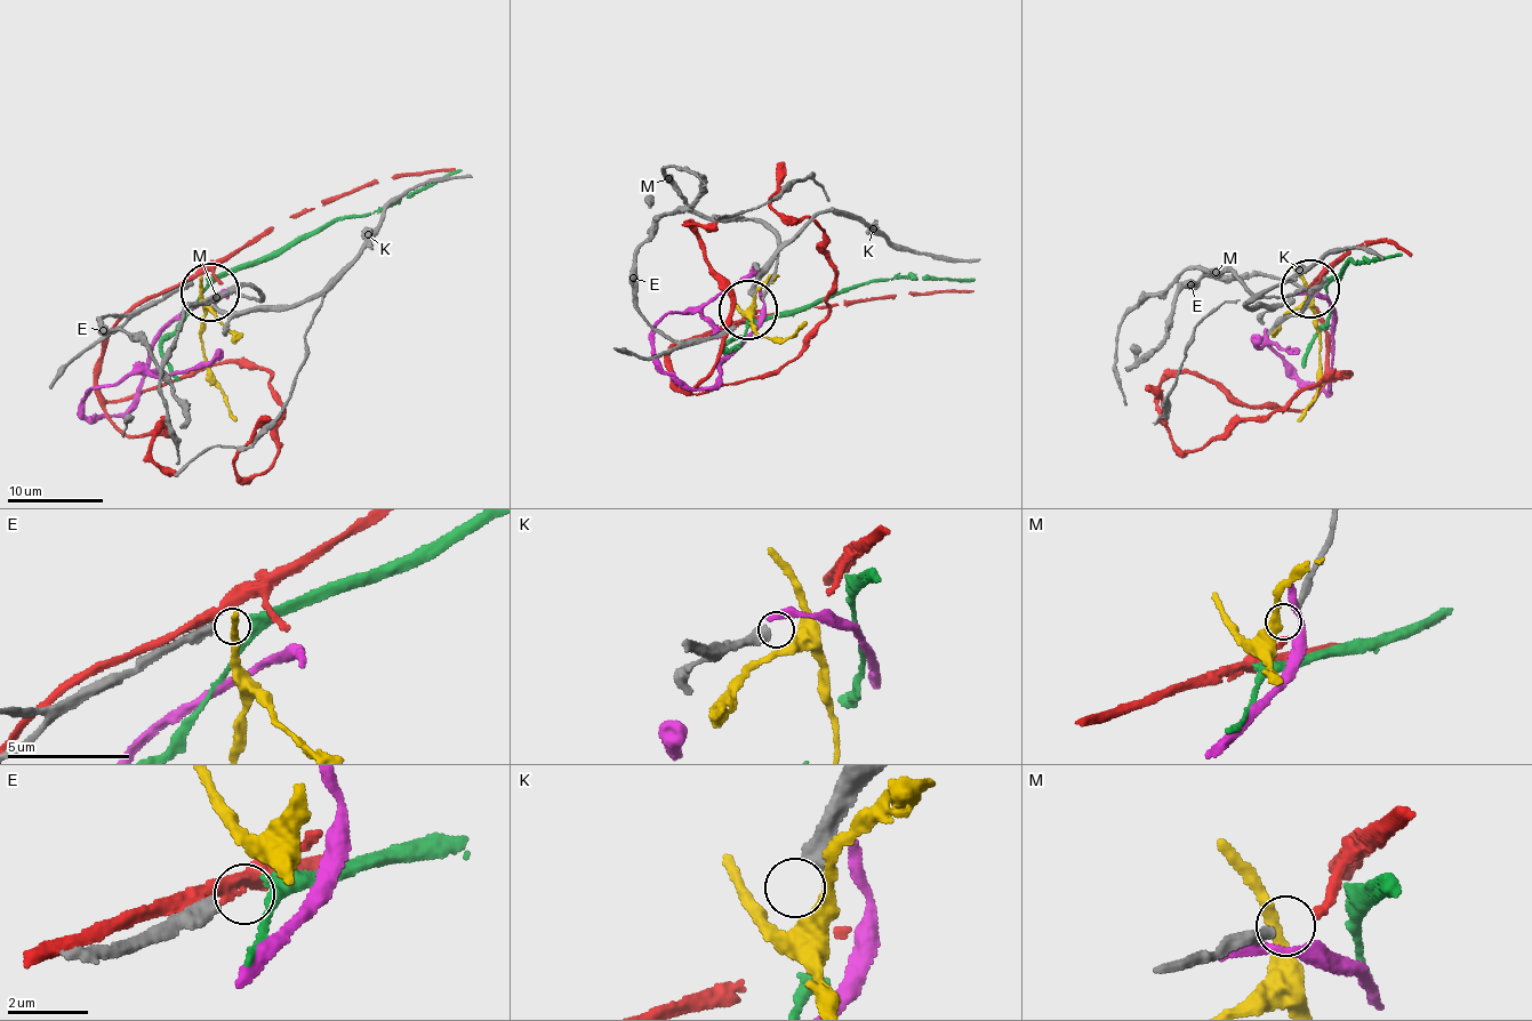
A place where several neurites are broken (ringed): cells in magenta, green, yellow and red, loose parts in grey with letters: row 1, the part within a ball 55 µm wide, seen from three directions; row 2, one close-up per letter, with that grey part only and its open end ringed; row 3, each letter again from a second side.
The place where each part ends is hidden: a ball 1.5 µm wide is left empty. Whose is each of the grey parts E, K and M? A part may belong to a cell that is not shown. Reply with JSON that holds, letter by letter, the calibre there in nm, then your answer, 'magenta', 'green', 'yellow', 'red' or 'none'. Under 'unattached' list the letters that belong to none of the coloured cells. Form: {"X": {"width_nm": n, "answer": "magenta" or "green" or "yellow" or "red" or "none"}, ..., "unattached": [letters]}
{"E": {"width_nm": 400, "answer": "green"}, "K": {"width_nm": 440, "answer": "none"}, "M": {"width_nm": 280, "answer": "red"}, "unattached": ["K"]}

